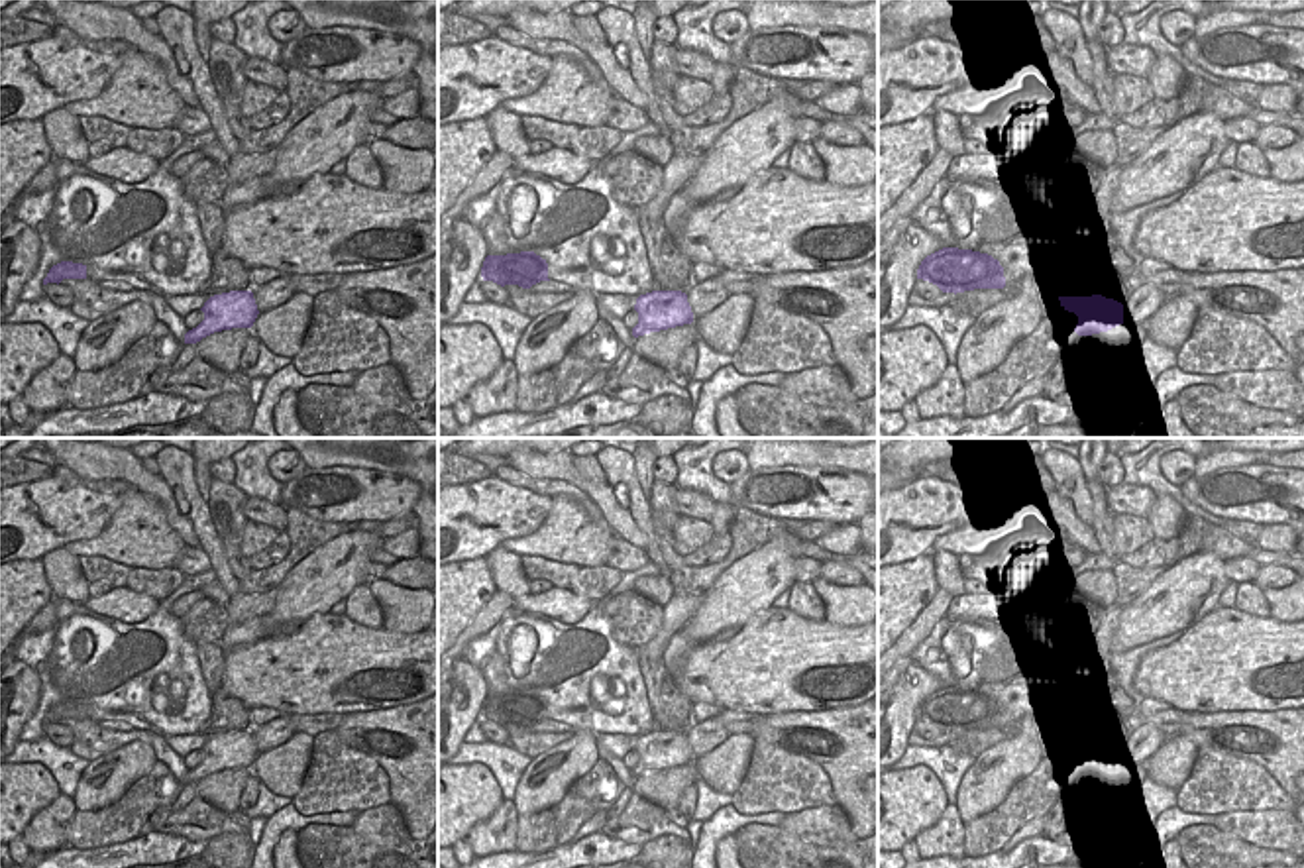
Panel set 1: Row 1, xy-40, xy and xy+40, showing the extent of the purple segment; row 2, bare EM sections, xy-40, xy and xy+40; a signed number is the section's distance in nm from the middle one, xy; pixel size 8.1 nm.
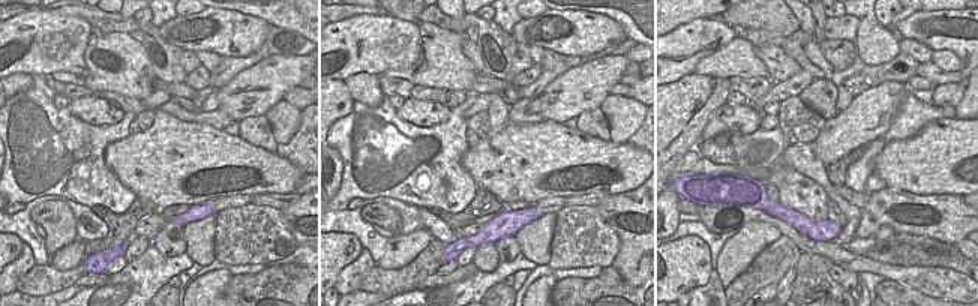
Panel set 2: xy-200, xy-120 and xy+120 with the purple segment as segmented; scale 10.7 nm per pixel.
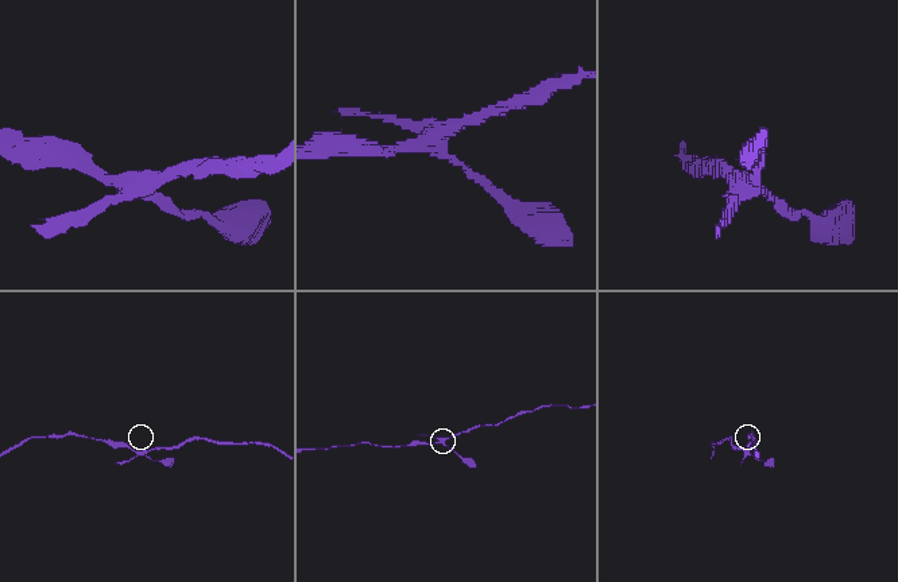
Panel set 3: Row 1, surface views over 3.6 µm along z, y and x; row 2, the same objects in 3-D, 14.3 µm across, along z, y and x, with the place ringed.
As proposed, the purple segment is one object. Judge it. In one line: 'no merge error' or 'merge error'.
merge error

